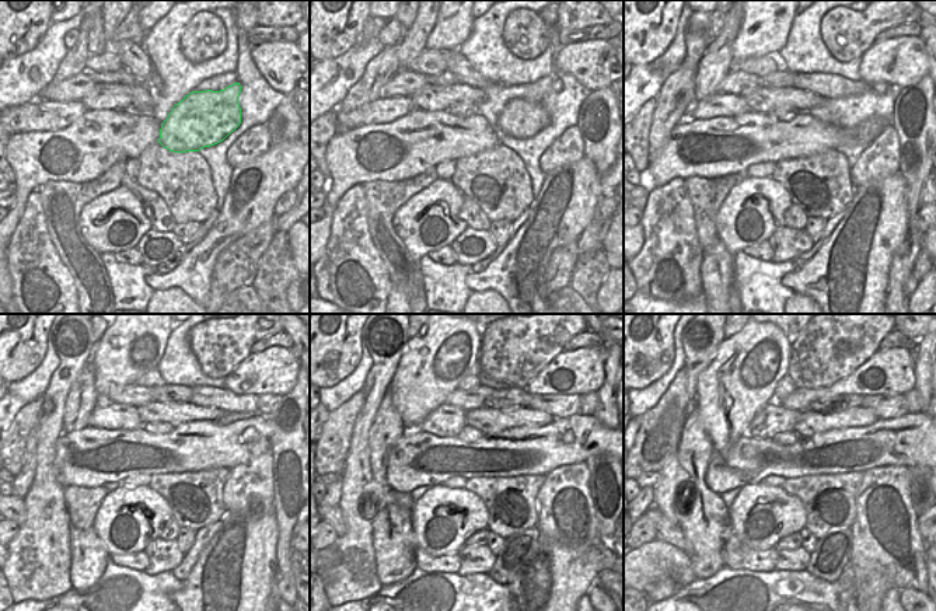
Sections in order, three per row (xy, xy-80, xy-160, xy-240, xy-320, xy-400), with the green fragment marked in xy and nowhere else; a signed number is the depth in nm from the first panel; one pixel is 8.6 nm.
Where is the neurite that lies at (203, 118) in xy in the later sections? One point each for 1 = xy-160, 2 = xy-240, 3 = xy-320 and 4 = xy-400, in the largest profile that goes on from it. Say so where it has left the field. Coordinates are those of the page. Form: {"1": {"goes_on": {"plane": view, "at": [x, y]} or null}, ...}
{"1": {"goes_on": {"plane": "xy-160", "at": [879, 88]}}, "2": {"goes_on": {"plane": "xy-240", "at": [266, 402]}}, "3": {"goes_on": {"plane": "xy-320", "at": [589, 402]}}, "4": {"goes_on": {"plane": "xy-400", "at": [908, 397]}}}

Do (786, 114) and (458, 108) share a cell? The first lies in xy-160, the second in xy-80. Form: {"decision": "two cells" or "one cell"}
{"decision": "one cell"}

